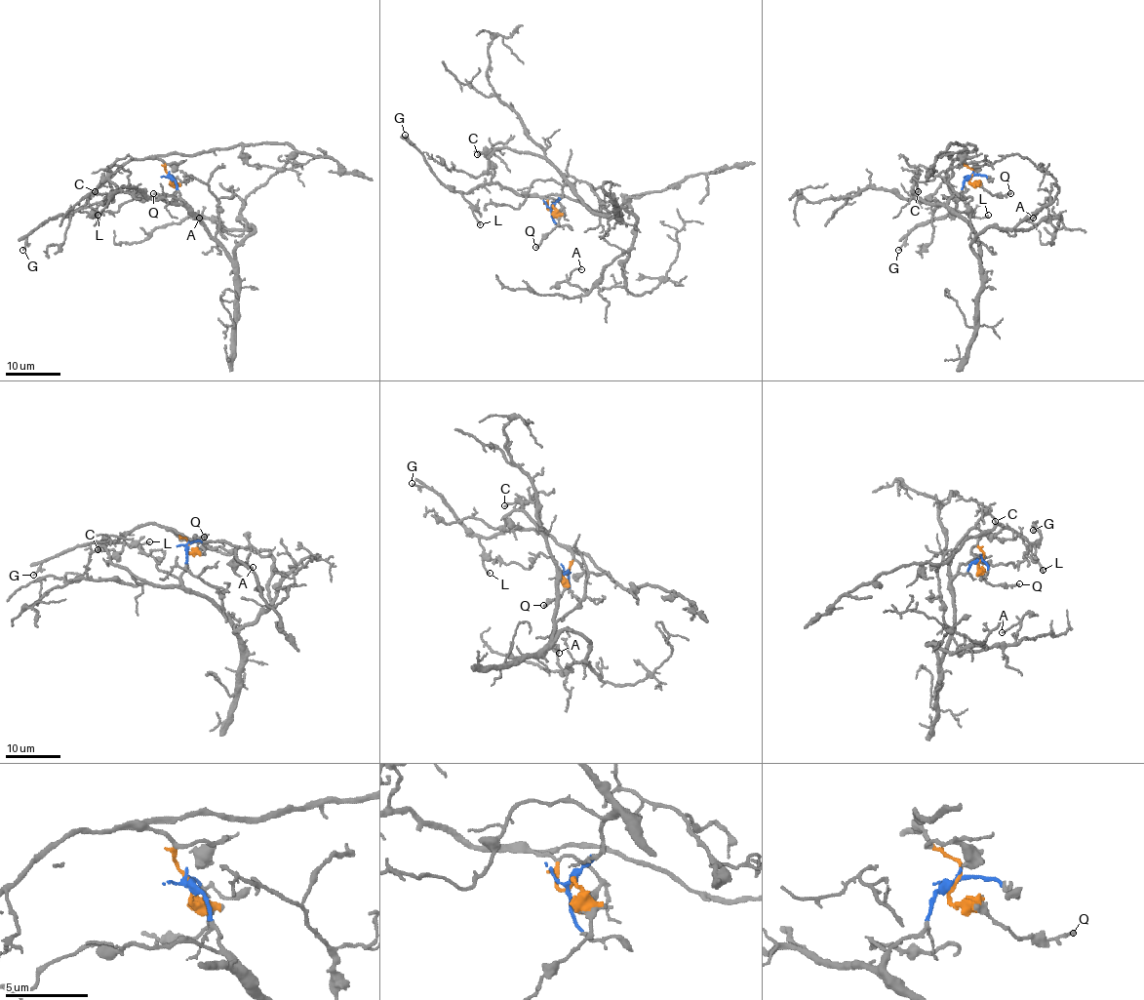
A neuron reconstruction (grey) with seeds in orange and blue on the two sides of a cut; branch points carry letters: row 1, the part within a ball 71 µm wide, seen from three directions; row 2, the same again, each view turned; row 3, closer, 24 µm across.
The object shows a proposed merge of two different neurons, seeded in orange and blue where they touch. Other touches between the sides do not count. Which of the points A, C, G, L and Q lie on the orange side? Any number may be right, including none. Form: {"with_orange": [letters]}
{"with_orange": ["G", "L", "Q"]}

